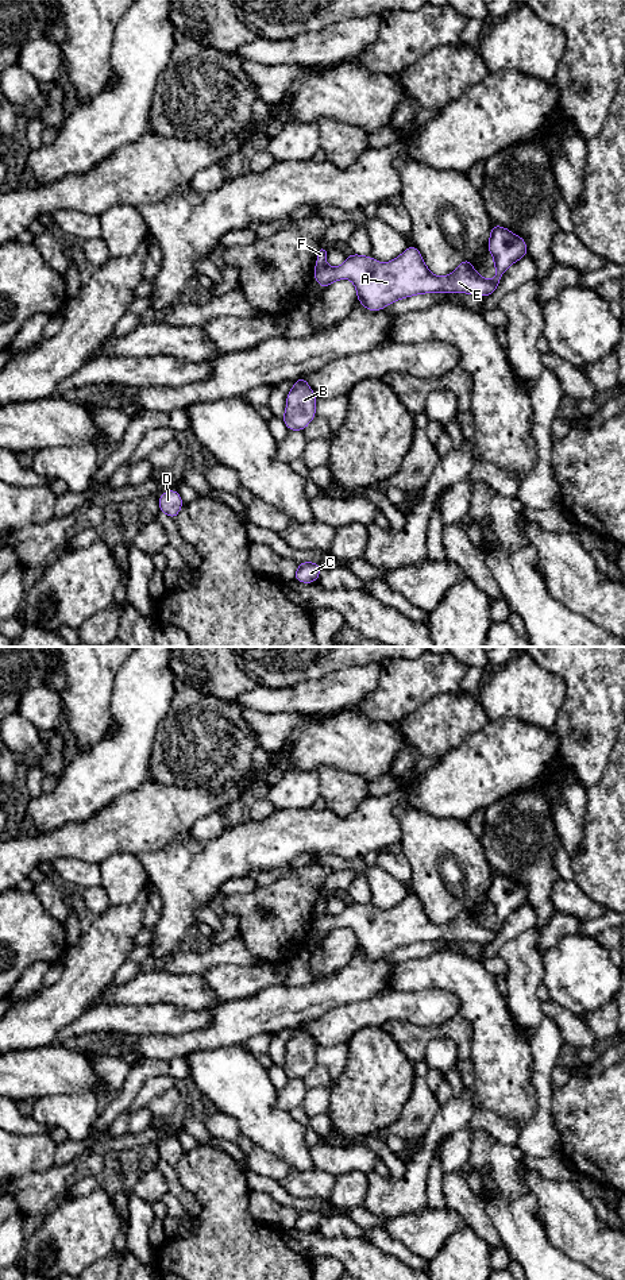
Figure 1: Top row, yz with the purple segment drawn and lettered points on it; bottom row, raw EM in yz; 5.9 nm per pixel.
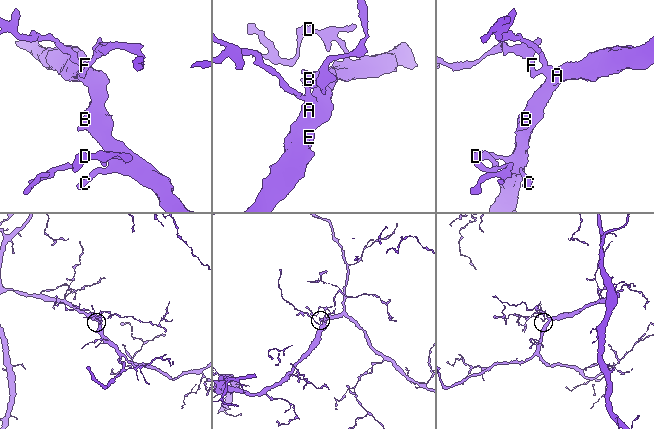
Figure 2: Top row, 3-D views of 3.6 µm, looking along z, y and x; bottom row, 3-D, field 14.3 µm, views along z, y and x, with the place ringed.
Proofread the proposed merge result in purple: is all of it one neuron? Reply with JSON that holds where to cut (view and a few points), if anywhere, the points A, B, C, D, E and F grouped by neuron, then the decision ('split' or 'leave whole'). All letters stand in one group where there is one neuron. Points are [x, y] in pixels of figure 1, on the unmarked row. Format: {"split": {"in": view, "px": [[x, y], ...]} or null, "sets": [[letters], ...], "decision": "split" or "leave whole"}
{"split": {"in": "yz", "px": [[325, 913], [315, 917]]}, "sets": [["A", "B", "C", "D", "E"], ["F"]], "decision": "split"}

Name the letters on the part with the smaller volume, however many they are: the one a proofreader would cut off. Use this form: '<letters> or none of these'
F

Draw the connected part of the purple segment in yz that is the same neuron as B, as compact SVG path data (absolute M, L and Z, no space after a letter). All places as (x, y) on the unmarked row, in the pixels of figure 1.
M306 1026L296 1028L294 1034L288 1041L286 1057L282 1064L288 1079L305 1079L316 1065L317 1044L308 1034Z

